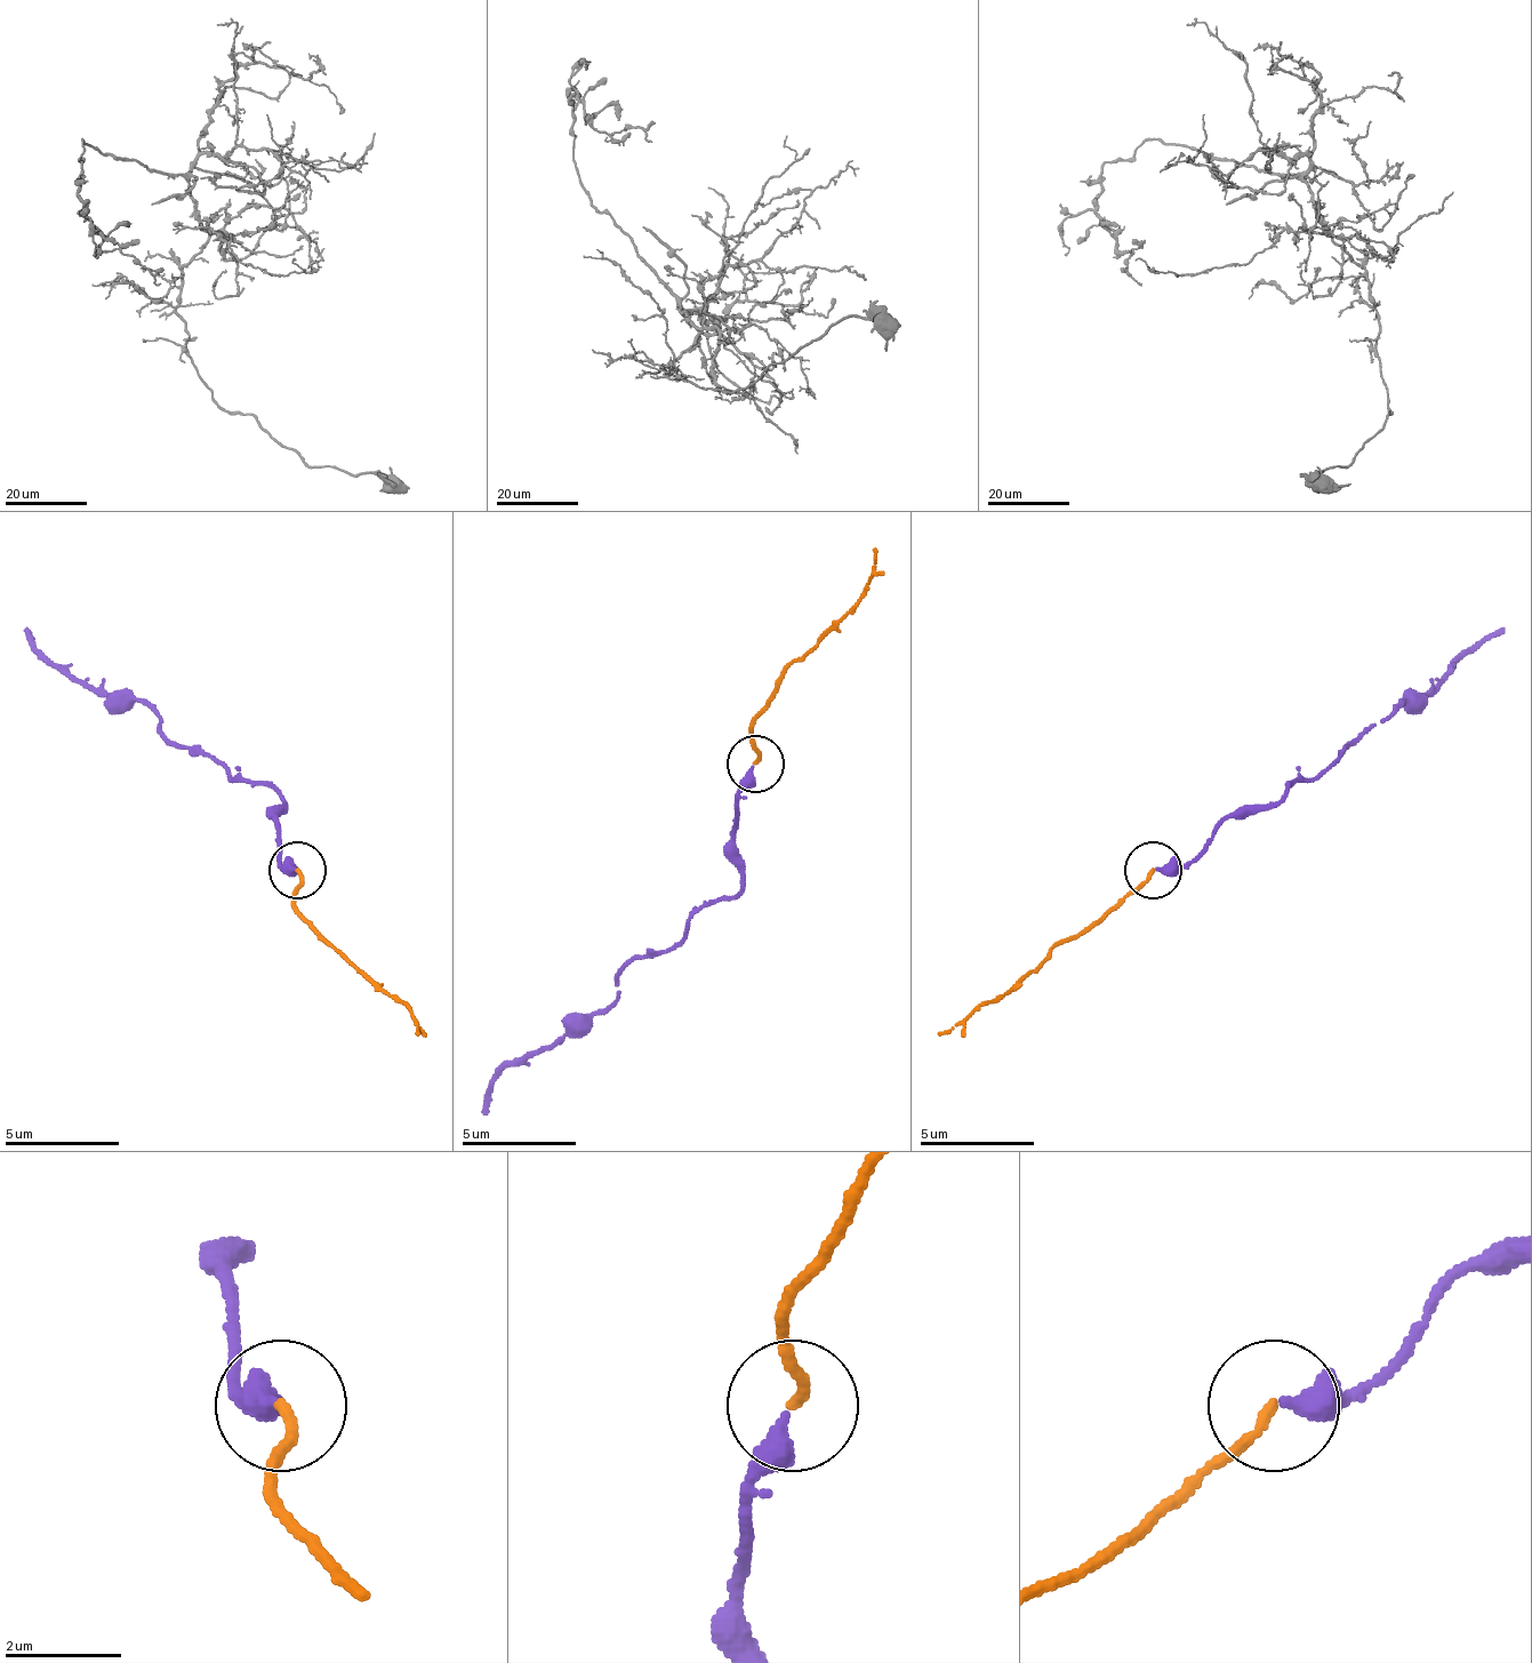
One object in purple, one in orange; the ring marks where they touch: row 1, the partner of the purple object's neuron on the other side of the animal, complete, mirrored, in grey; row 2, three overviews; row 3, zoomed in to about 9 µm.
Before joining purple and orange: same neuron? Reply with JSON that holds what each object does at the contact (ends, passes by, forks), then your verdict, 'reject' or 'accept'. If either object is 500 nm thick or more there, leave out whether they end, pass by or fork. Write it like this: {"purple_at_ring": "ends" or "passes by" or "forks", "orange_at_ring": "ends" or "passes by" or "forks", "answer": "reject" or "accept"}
{"purple_at_ring": "ends", "orange_at_ring": "ends", "answer": "accept"}

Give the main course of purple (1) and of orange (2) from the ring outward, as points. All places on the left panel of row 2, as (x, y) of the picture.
1: (296, 872), (279, 861), (285, 804), (267, 786), (233, 781), (176, 746), (147, 706), (56, 672), (27, 626)
2: (296, 872), (296, 912), (404, 1004), (422, 1032)

